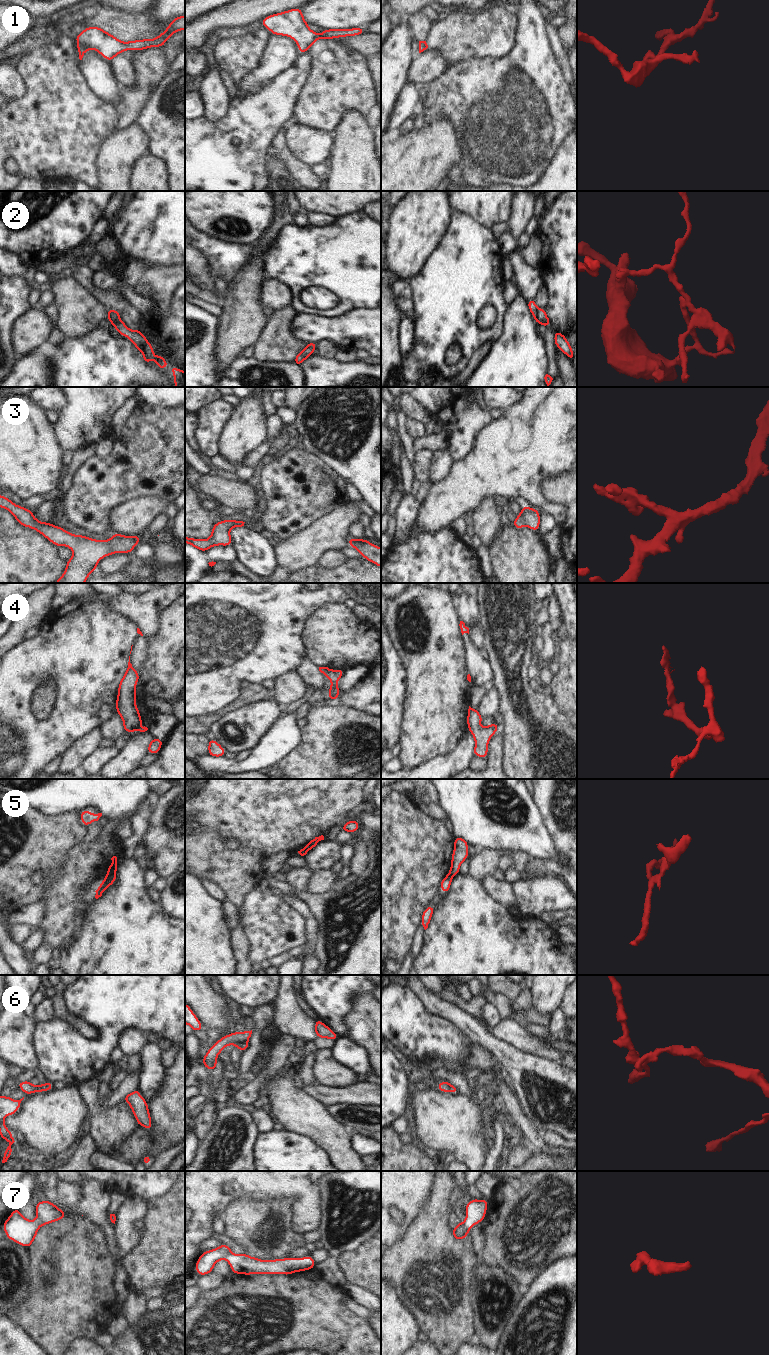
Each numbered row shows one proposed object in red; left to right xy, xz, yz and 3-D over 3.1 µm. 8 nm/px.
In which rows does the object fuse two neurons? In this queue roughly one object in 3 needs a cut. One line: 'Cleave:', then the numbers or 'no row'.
Cleave: 2, 5, 6

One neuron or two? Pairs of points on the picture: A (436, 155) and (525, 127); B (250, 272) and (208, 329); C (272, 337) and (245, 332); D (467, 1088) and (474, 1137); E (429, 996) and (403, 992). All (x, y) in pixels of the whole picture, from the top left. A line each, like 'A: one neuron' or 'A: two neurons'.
A: two neurons
B: two neurons
C: two neurons
D: two neurons
E: two neurons

